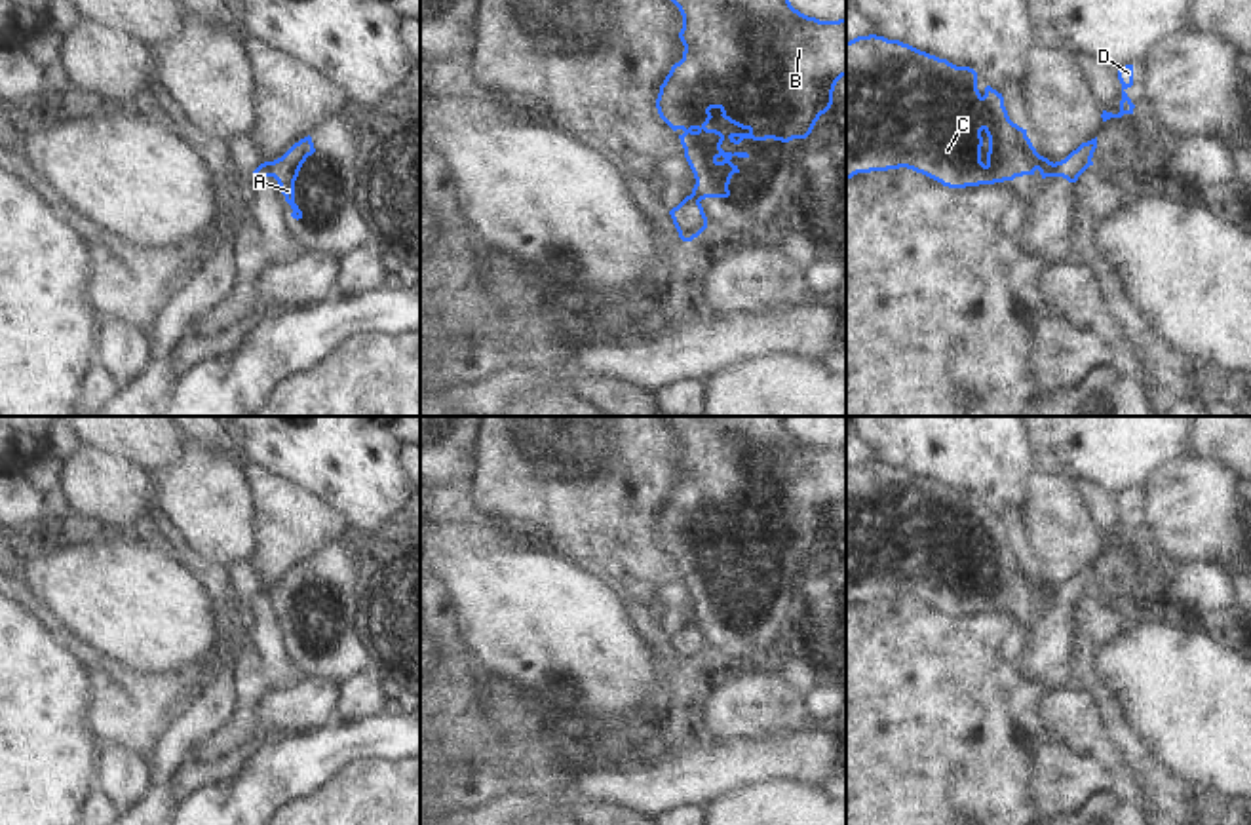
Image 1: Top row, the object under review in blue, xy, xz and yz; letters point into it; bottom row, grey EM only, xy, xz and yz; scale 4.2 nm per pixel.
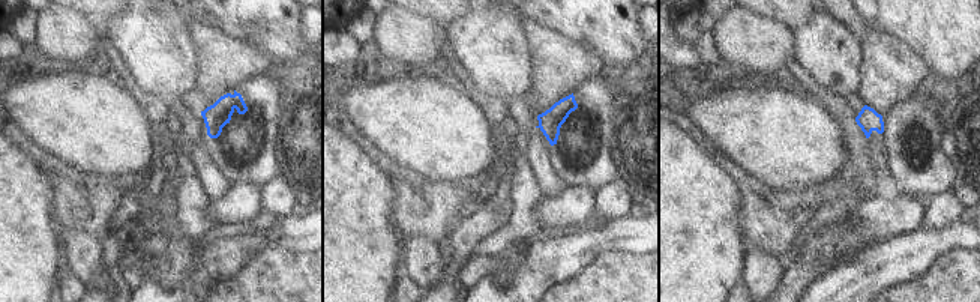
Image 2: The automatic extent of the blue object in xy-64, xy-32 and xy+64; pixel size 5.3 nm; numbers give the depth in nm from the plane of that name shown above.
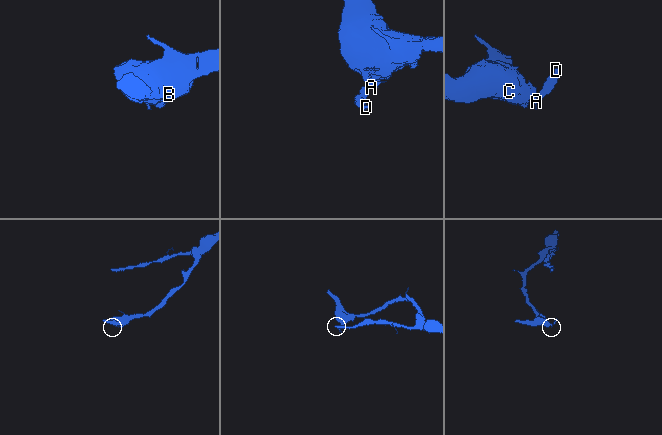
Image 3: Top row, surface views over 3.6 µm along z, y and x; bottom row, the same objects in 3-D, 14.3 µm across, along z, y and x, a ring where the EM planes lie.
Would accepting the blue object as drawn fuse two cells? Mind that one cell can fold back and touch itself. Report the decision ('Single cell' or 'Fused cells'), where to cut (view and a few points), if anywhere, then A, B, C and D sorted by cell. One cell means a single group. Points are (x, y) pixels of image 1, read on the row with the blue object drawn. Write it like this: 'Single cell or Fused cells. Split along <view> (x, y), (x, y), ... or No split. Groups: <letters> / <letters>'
Fused cells. Split along xy (269, 162), (272, 175). Groups: A B C / D

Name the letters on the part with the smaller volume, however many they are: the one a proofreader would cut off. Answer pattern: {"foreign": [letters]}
{"foreign": ["D"]}

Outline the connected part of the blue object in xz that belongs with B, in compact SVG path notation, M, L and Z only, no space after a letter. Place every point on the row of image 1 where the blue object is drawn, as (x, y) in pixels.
M671 0L681 15L683 29L679 38L684 46L683 59L675 63L660 86L656 108L660 118L679 135L684 158L694 173L692 194L702 201L705 198L728 198L730 179L740 173L730 160L749 158L747 152L724 152L726 139L717 129L707 129L711 108L719 108L724 120L741 127L741 133L730 133L728 139L740 144L743 139L781 141L806 139L821 114L833 105L837 82L846 76L846 19L819 21L795 10L789 0Z

